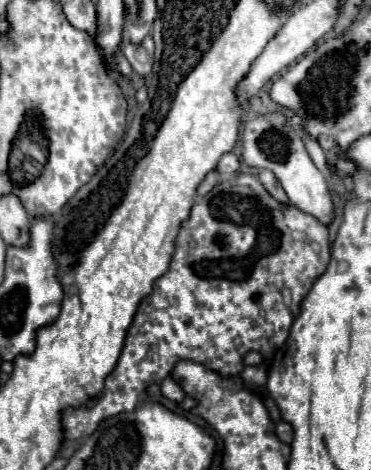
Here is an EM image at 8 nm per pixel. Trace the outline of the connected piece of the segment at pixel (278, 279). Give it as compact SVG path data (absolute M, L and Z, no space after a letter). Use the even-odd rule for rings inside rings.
M252 175L242 179L222 181L208 195L200 197L190 217L182 223L174 243L174 253L168 271L154 281L152 293L140 303L134 321L128 329L122 355L116 369L106 377L106 385L90 411L66 409L62 415L66 439L88 439L102 421L132 411L146 387L160 383L170 375L174 365L182 359L202 363L220 375L238 375L244 369L244 355L258 351L262 357L272 357L290 333L294 317L300 313L300 303L312 289L314 281L324 273L330 261L328 229L314 217L302 213L292 205L278 203L262 183ZM282 289L290 289L292 303L286 305Z

